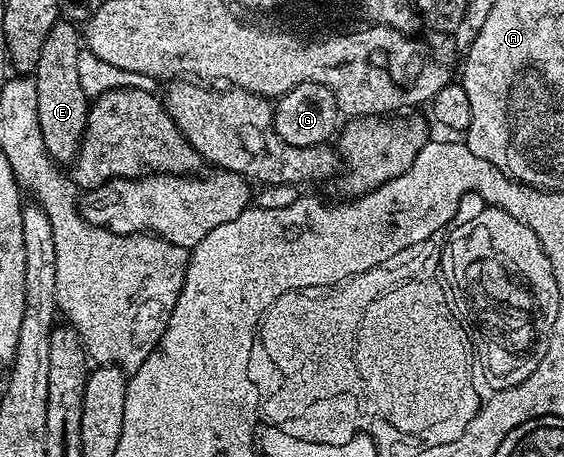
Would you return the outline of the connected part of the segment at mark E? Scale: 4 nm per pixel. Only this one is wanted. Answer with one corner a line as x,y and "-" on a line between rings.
58,19
51,31
47,31
47,39
43,39
43,47
39,51
35,74
39,99
39,131
43,131
43,143
49,156
58,163
72,162
77,156
89,118
91,101
79,81
79,57
82,50
82,30
69,20

